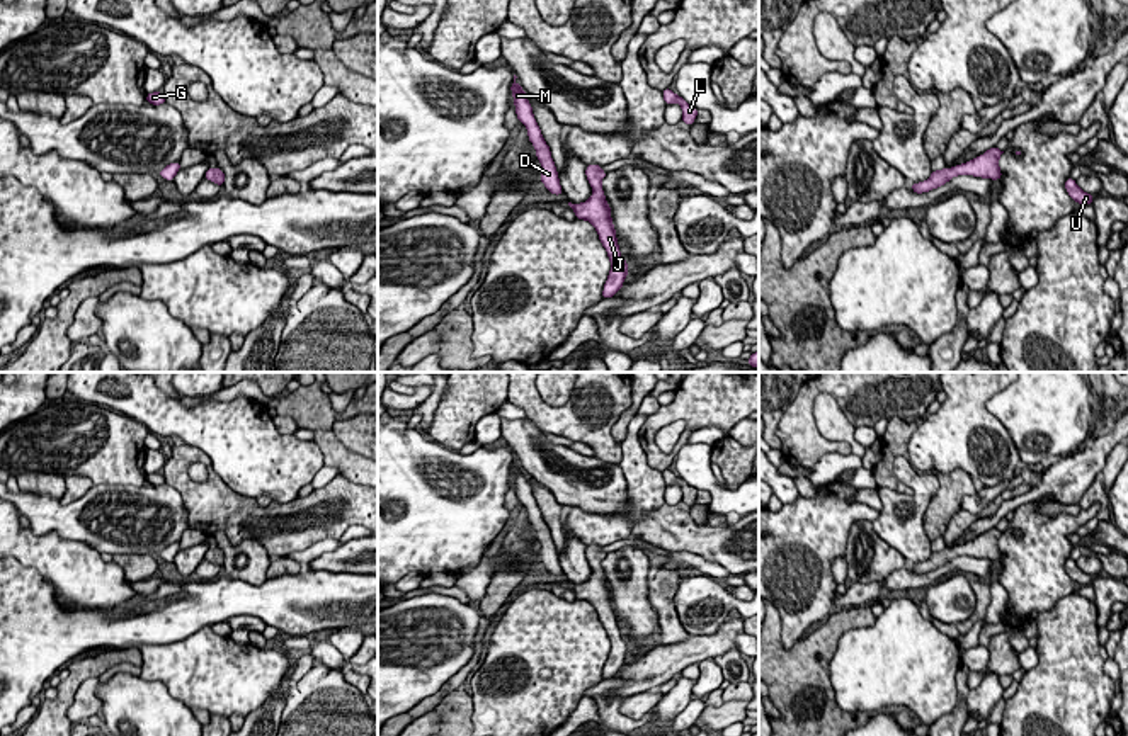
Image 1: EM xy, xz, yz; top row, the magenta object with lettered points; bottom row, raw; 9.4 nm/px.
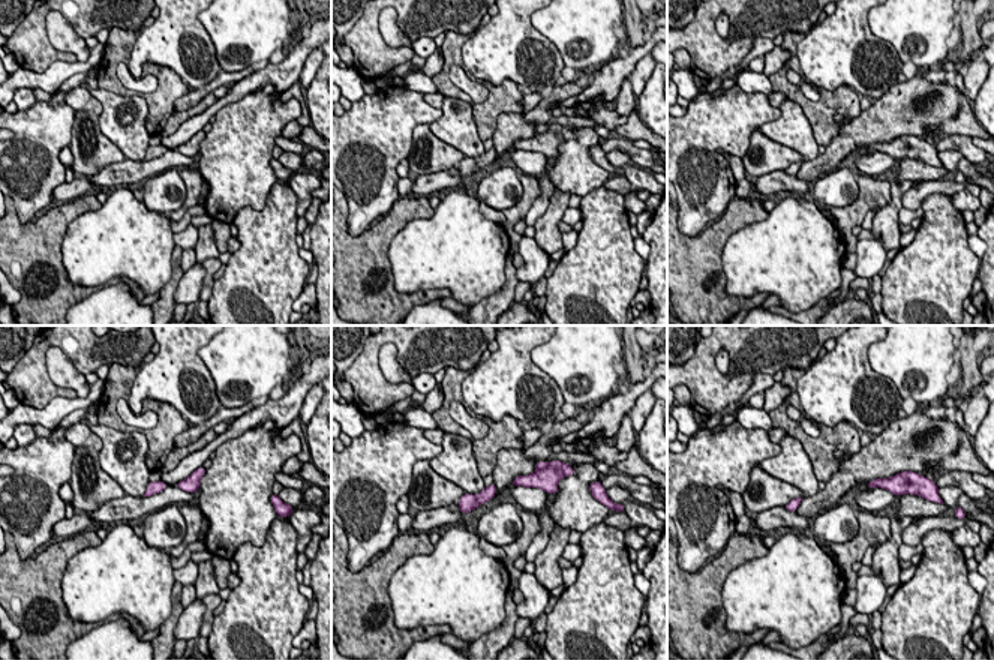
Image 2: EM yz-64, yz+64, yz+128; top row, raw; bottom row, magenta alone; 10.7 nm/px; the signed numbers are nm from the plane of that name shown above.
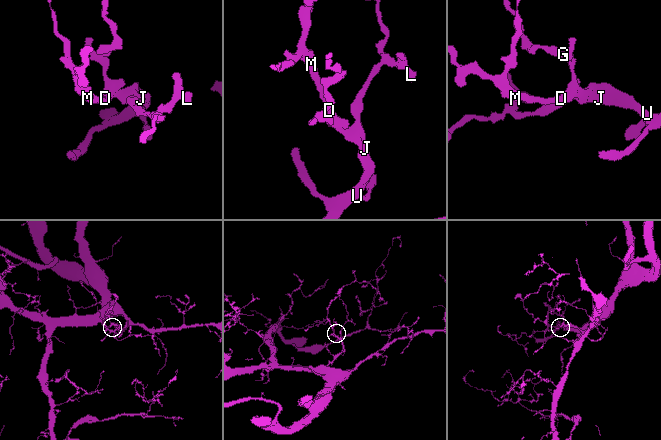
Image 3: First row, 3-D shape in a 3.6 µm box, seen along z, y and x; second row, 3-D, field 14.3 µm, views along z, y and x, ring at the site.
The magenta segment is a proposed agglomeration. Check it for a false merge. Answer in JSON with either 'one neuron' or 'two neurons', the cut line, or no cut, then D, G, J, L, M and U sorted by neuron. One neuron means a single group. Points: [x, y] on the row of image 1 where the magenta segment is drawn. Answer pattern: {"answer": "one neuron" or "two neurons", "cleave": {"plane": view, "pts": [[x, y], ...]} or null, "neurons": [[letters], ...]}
{"answer": "one neuron", "cleave": null, "neurons": [["D", "G", "J", "L", "M", "U"]]}

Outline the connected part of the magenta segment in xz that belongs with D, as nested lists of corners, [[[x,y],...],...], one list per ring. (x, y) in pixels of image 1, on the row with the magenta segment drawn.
[[[514,75],[514,82],[510,85],[510,90],[512,90],[512,97],[514,97],[517,119],[526,126],[529,141],[533,143],[533,146],[536,150],[536,156],[541,161],[541,173],[539,173],[541,182],[544,184],[544,187],[551,194],[560,195],[560,194],[563,194],[563,190],[561,190],[561,185],[560,185],[560,178],[558,178],[555,161],[551,158],[550,146],[546,144],[546,141],[541,134],[541,129],[539,129],[539,126],[534,119],[533,107],[527,100],[527,93],[516,82],[516,78],[517,76]]]

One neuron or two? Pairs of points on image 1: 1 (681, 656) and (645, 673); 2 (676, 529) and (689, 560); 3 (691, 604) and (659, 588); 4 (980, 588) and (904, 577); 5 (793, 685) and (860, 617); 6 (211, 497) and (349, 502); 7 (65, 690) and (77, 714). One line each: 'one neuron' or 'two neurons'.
1: one neuron
2: two neurons
3: two neurons
4: two neurons
5: one neuron
6: one neuron
7: two neurons

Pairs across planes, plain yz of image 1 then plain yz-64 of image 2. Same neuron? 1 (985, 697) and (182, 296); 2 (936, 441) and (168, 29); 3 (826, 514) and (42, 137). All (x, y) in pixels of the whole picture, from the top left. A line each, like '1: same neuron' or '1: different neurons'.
1: same neuron
2: same neuron
3: same neuron

